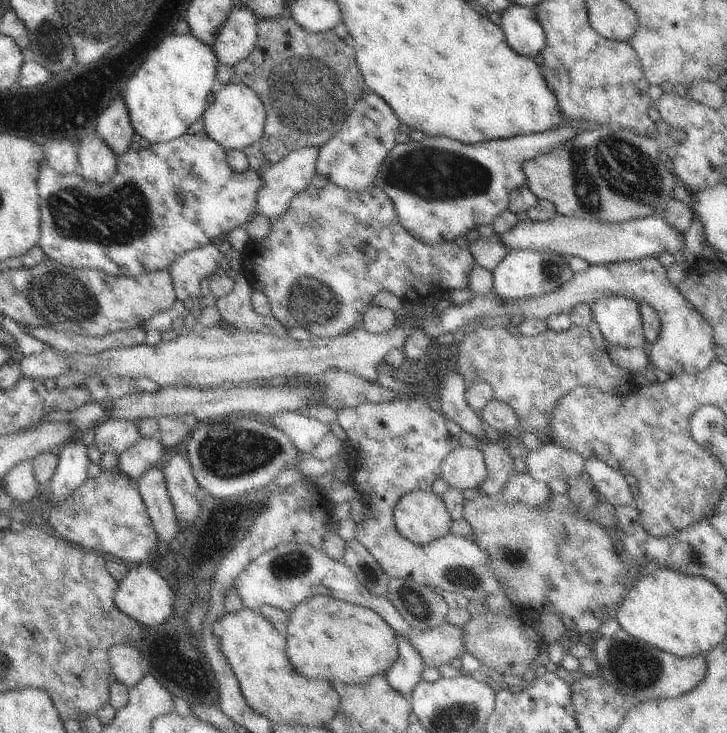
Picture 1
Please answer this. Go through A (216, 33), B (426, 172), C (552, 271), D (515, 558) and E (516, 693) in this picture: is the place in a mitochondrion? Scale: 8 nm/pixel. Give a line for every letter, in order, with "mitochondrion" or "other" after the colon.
A: other
B: mitochondrion
C: mitochondrion
D: mitochondrion
E: other

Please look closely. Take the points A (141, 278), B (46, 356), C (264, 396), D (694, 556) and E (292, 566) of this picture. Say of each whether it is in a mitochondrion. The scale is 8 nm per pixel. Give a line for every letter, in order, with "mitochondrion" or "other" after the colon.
A: other
B: other
C: other
D: mitochondrion
E: mitochondrion

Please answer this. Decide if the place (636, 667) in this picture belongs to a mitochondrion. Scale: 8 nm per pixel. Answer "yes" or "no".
yes

